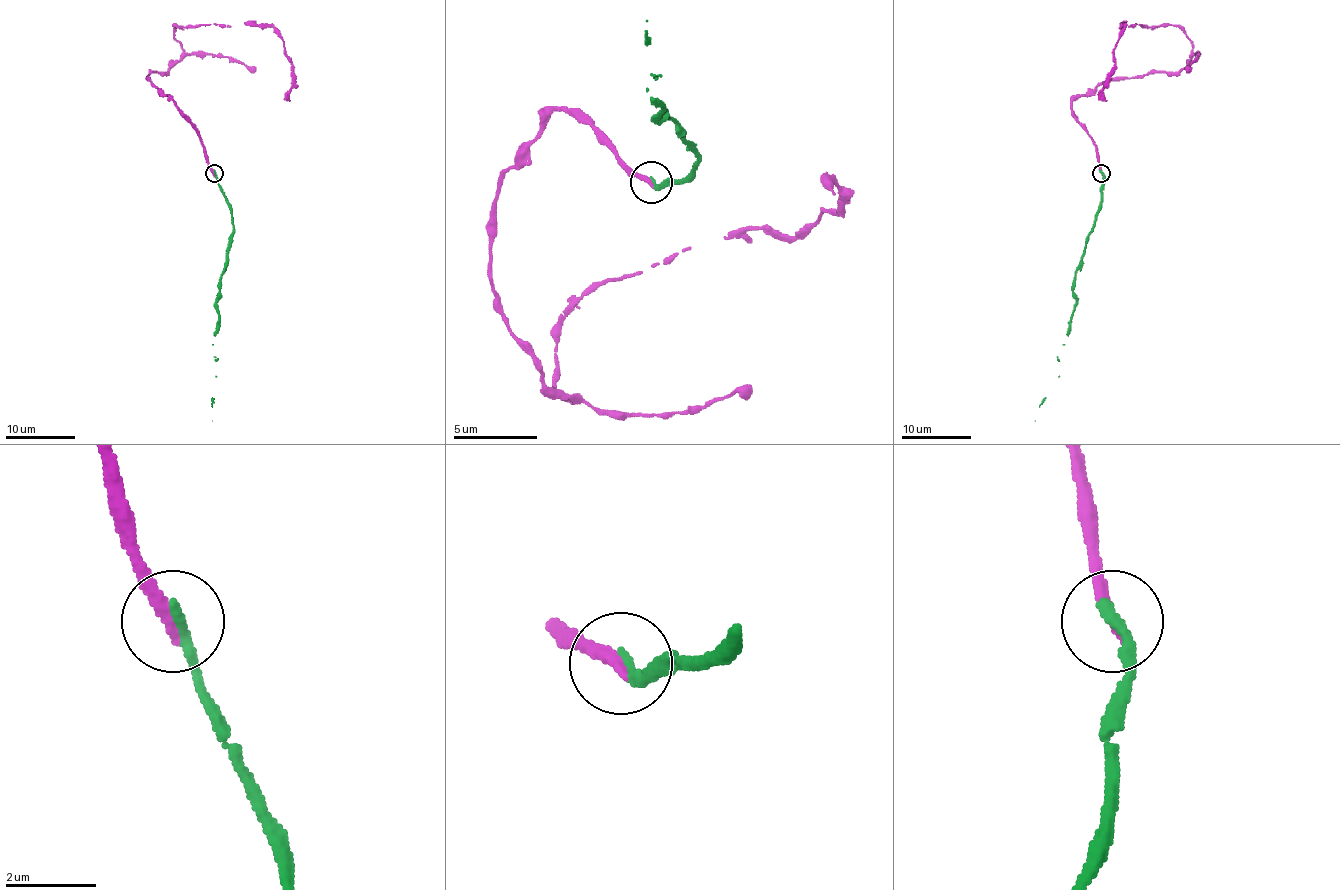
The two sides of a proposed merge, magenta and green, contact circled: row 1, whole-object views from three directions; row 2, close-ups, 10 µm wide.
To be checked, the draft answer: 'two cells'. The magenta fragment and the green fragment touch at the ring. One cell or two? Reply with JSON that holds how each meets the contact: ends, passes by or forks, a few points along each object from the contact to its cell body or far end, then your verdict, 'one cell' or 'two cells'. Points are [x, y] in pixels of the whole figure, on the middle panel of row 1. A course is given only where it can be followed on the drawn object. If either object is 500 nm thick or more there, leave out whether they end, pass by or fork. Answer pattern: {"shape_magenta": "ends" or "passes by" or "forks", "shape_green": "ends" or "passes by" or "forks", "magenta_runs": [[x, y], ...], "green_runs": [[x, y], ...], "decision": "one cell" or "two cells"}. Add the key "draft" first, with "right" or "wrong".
{"draft": "right", "shape_magenta": "ends", "shape_green": "ends", "magenta_runs": [[652, 183], [555, 112], [497, 195], [493, 292], [568, 401], [601, 283], [802, 233], [819, 174]], "green_runs": [[652, 183], [681, 183], [698, 166], [668, 116], [656, 120], [648, 19]], "decision": "two cells"}

